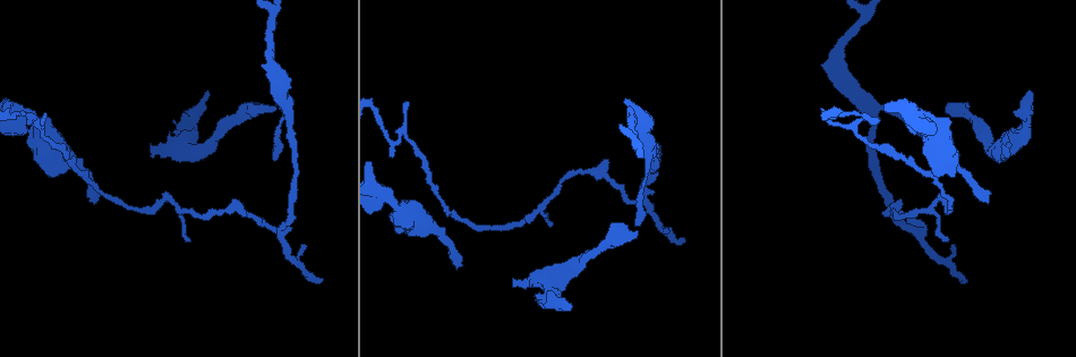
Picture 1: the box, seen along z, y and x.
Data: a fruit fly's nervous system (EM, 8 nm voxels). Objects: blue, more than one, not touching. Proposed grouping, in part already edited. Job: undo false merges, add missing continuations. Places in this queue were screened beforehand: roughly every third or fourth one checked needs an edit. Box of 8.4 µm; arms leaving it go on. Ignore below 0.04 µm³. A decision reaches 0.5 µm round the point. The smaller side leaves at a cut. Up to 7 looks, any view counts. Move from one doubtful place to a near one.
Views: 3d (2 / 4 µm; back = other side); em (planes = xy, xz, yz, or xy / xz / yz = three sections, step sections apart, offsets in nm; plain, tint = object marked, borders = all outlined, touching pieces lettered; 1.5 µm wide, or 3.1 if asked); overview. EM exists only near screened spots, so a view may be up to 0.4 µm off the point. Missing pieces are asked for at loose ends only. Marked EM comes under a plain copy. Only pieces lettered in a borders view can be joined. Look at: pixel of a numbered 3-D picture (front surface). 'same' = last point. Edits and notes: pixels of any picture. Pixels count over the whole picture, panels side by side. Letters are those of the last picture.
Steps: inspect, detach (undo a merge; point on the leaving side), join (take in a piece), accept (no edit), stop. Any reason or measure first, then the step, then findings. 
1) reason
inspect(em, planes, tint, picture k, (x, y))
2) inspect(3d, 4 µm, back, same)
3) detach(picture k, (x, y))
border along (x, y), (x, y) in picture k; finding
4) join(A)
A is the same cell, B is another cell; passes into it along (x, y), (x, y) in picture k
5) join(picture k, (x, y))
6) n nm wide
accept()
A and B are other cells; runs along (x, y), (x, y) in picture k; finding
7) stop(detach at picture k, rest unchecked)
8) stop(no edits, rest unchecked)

abrupt turn
inspect(em, yz, step 4, tint, picture 1, (926, 228))

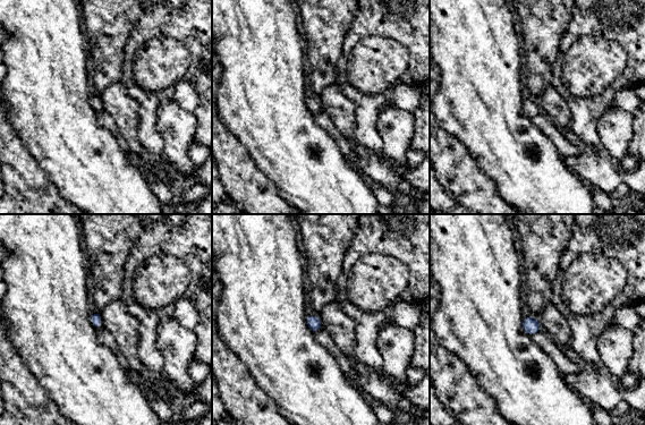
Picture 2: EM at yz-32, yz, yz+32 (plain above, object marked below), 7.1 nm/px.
another direction
inspect(em, planes, borders, same)

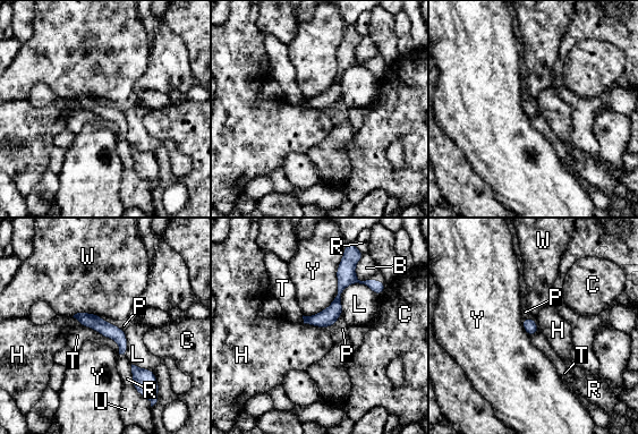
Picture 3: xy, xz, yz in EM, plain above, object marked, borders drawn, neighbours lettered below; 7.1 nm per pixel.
100 nm wide; Y touches over 550 nm
accept()
B, C, H, L, P, R, T, U, W and Y are other cells; all the same cell

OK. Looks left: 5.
an open end
inspect(em, planes, borders, picture 1, (513, 286))

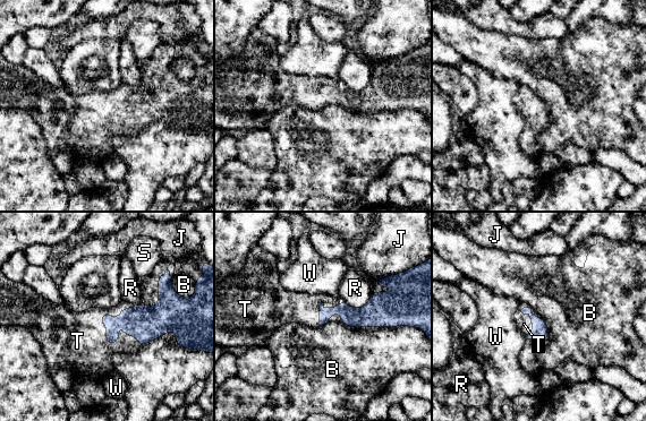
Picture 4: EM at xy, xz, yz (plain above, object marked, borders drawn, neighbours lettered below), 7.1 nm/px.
join(T)
T is the same cell, B, J, R, S and W are other cells; passes into it along (138, 321), (104, 314), (79, 338) in picture 4; it goes on there

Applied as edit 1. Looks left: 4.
inspect(overview)

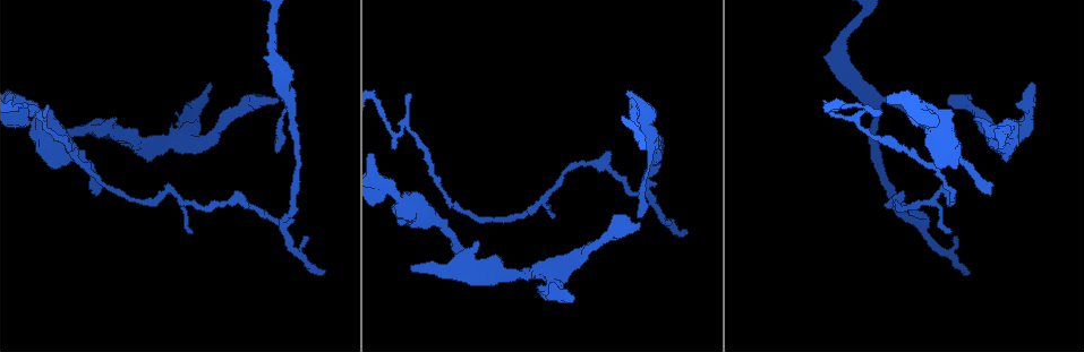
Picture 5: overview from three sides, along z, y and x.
an open end
inspect(3d, 4 µm, back, picture 5, (572, 302))

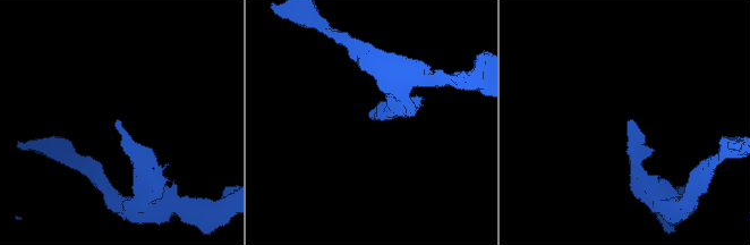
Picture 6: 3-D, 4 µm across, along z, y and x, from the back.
need the tissue
inspect(em, planes, borders, picture 6, (373, 118))

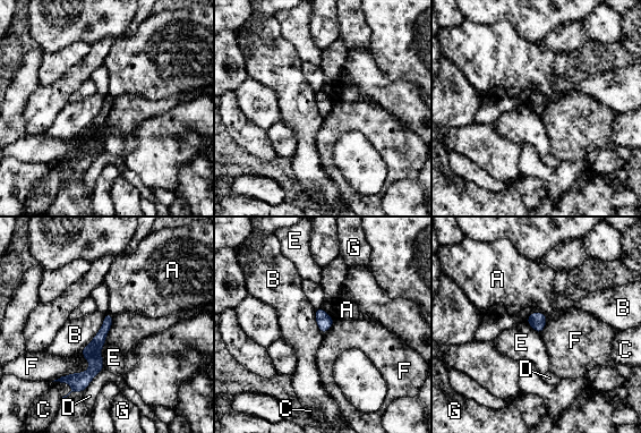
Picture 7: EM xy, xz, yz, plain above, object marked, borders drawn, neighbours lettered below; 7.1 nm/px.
accept()
A, B, C, D, E, F and G are other cells; border along (104, 314), (96, 334), (80, 349) in picture 7; no lettered piece goes on from it

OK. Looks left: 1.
stop(join at picture 4, rest unchecked)

